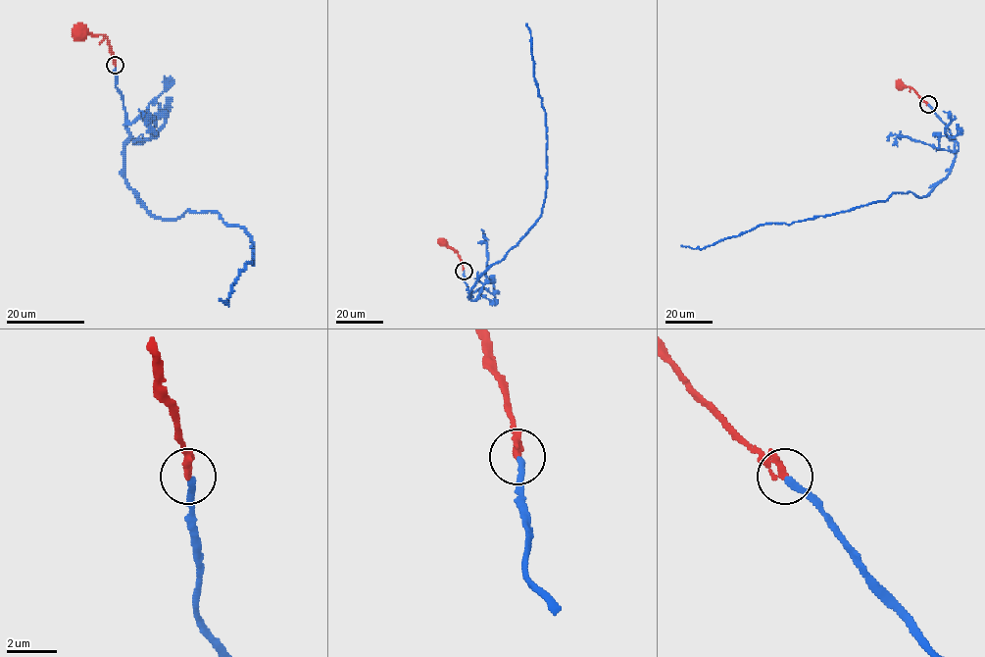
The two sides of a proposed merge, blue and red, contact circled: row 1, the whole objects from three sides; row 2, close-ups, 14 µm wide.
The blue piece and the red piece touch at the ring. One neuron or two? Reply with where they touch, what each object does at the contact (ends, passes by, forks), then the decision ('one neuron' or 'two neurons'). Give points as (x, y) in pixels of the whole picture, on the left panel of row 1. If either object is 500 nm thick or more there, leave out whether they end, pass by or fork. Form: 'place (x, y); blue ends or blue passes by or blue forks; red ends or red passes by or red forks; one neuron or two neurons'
place (115, 65); blue ends; red ends; two neurons

